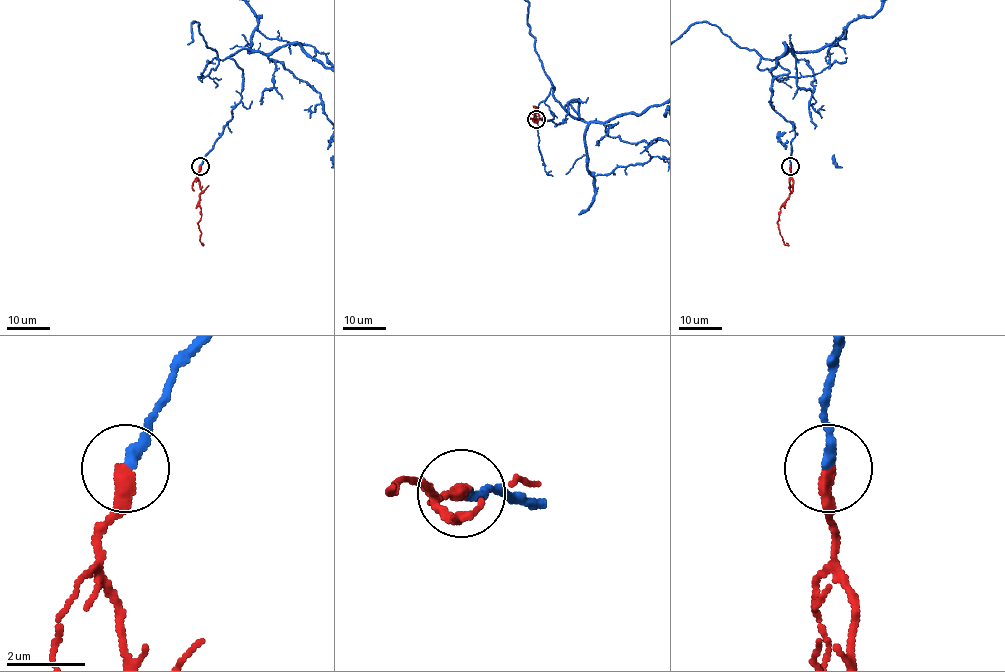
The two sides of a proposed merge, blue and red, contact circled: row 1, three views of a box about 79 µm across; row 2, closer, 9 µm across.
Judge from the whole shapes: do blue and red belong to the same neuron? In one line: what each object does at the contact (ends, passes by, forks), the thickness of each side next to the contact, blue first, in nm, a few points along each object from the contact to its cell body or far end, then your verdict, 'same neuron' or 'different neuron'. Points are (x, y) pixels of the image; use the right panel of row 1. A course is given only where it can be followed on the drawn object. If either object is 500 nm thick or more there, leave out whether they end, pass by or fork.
blue ends | red ends | 280/400 nm | blue via (790, 166), (795, 127), (770, 101), (771, 83), (788, 72), (707, 22), (692, 24) | red via (790, 166), (793, 191), (781, 206), (777, 223), (783, 242), (788, 244) | same neuron

